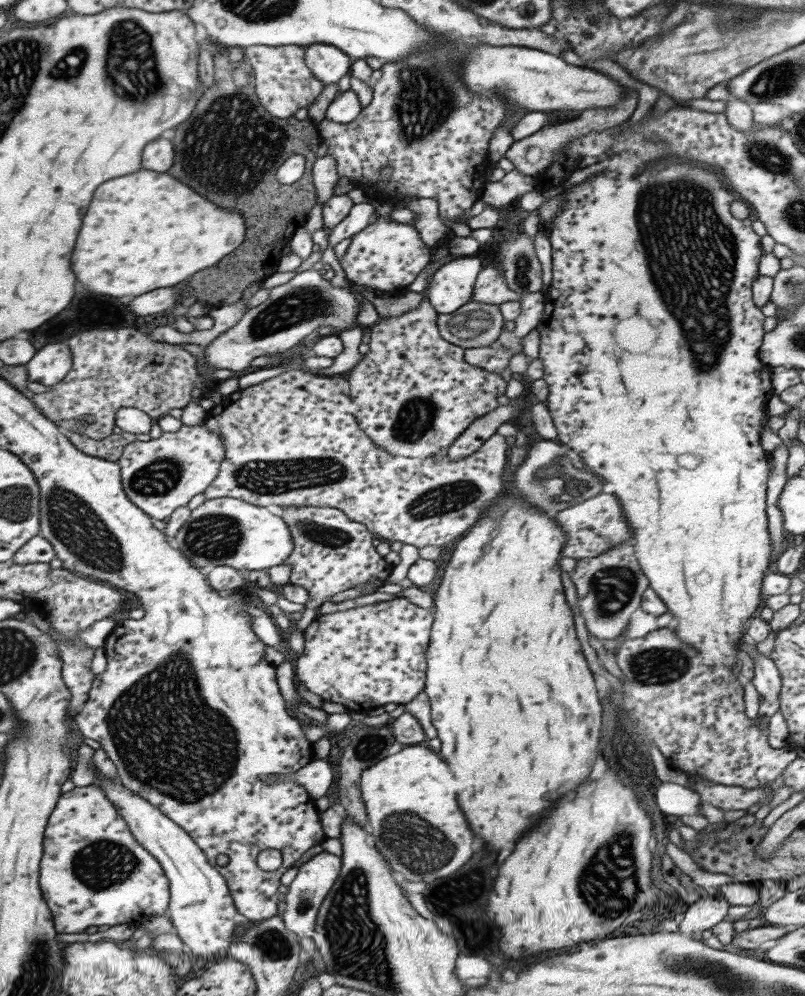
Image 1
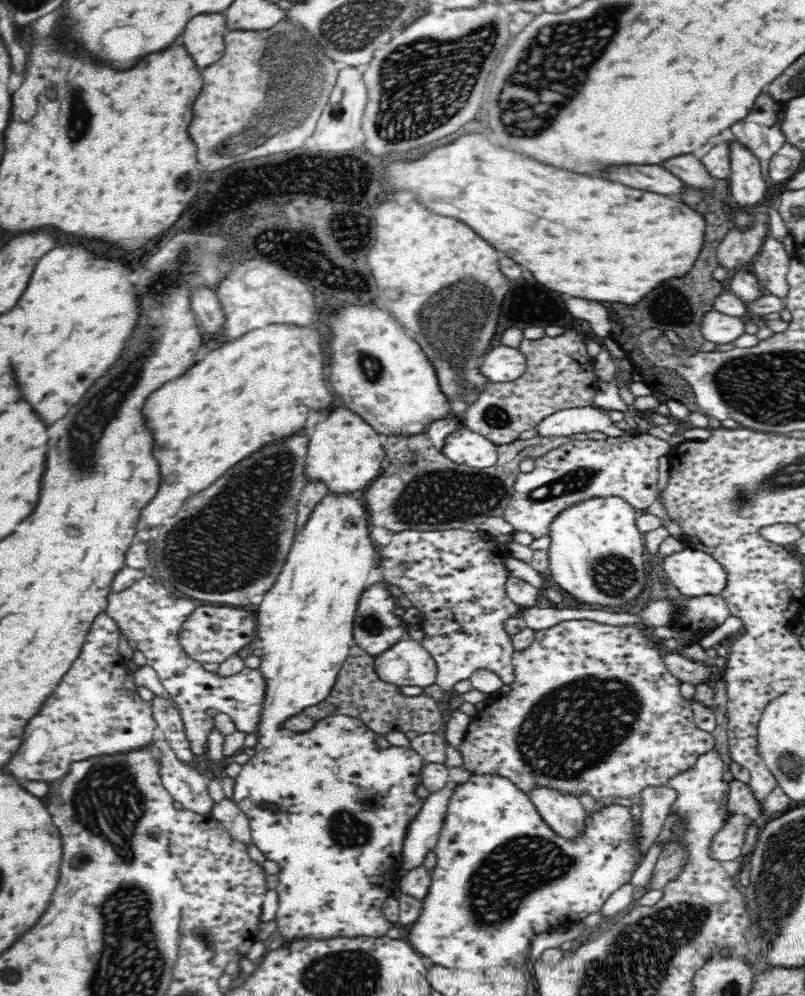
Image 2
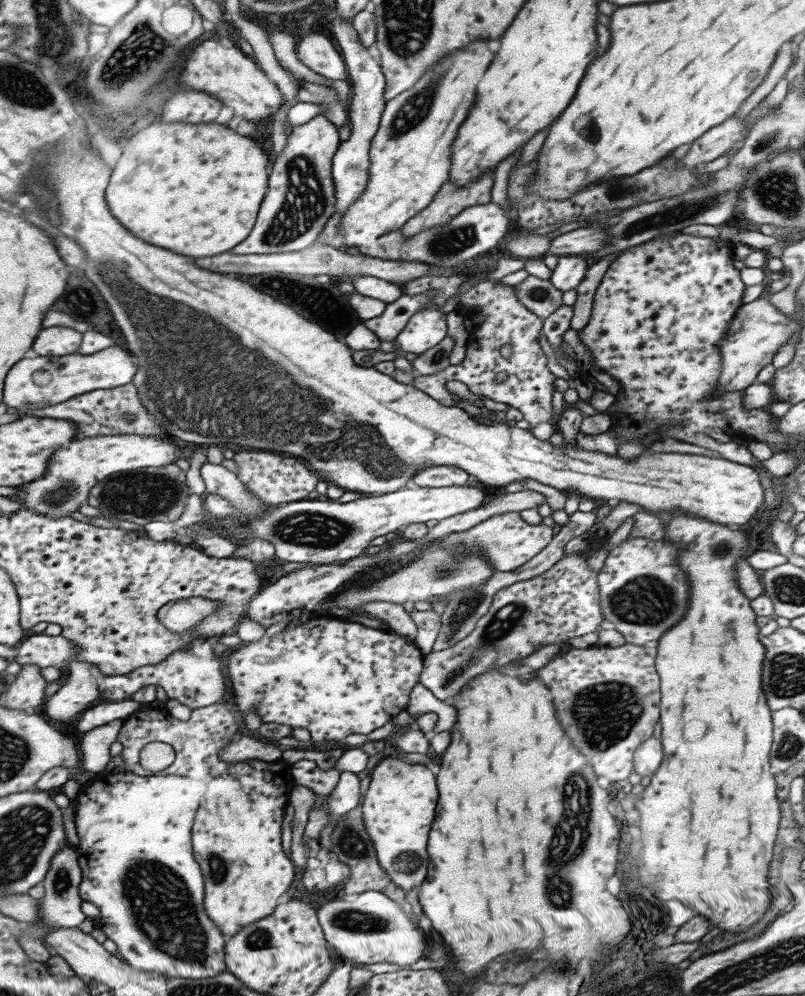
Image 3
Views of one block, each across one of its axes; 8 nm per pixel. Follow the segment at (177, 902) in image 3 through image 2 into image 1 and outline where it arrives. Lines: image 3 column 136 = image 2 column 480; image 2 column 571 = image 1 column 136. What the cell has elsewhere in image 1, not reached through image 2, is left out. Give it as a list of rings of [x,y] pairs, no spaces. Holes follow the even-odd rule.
[[[94,785],[73,787],[61,792],[44,828],[43,854],[39,861],[38,886],[58,933],[77,934],[89,926],[129,924],[133,928],[151,916],[166,914],[169,887],[163,869],[143,846],[133,838],[125,821],[119,817],[111,800]]]

